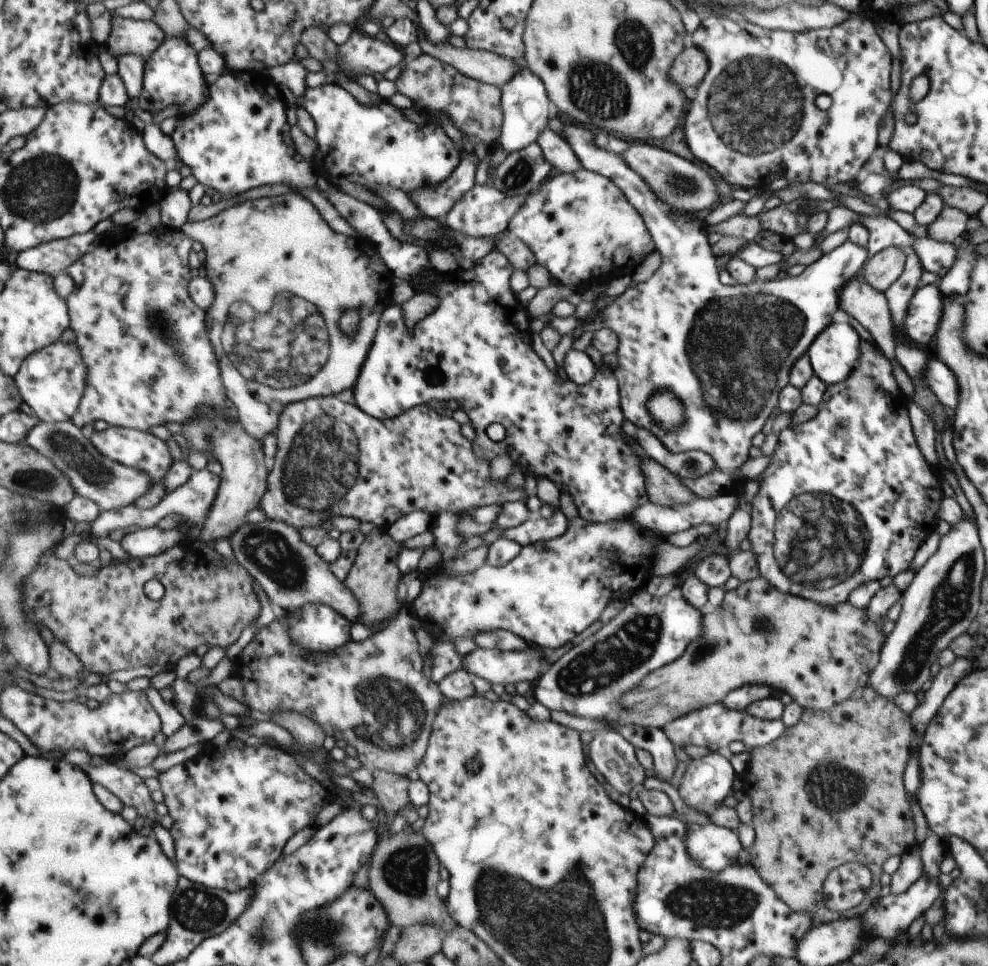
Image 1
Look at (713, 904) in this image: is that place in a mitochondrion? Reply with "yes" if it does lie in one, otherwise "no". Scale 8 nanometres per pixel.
yes

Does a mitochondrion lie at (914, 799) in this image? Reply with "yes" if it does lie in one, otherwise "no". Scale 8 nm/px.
no

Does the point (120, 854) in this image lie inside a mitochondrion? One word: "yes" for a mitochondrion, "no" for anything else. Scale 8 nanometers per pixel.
no

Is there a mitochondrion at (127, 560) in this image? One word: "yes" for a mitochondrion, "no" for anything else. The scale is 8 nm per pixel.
no

